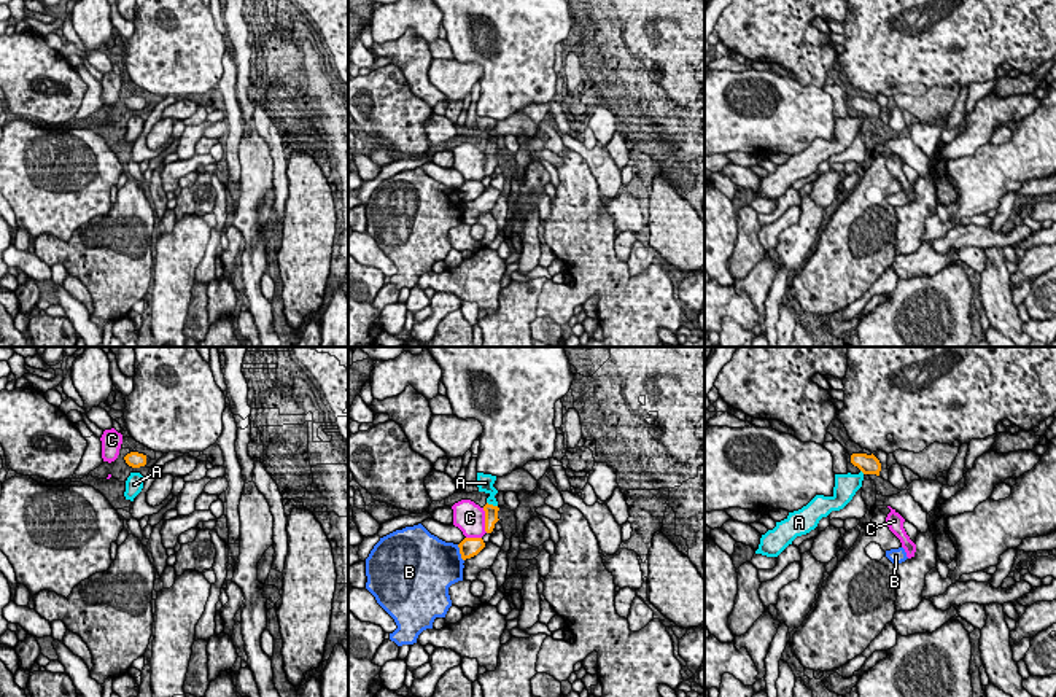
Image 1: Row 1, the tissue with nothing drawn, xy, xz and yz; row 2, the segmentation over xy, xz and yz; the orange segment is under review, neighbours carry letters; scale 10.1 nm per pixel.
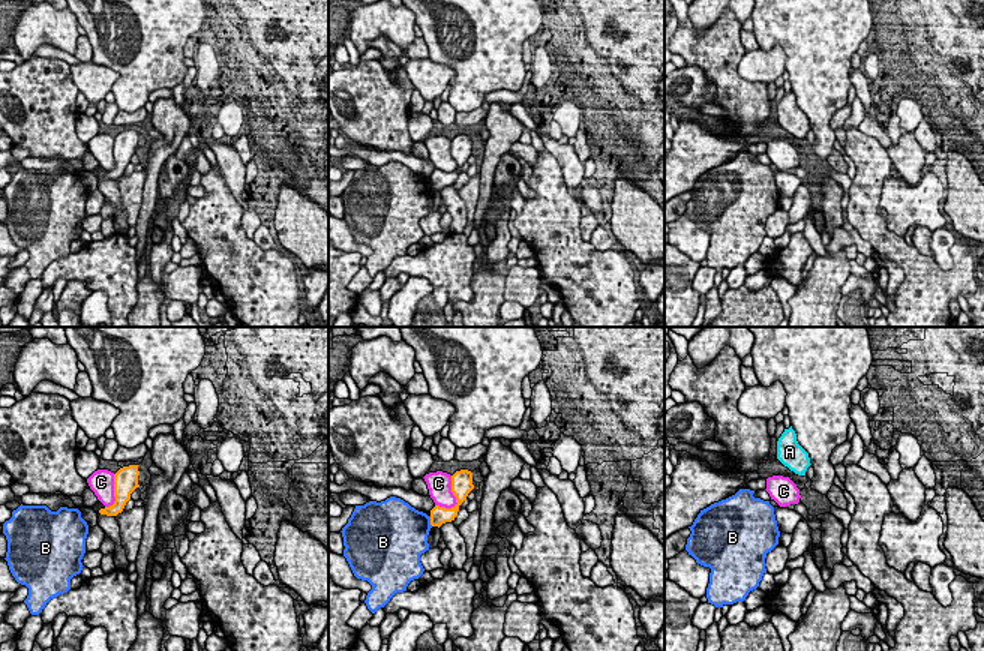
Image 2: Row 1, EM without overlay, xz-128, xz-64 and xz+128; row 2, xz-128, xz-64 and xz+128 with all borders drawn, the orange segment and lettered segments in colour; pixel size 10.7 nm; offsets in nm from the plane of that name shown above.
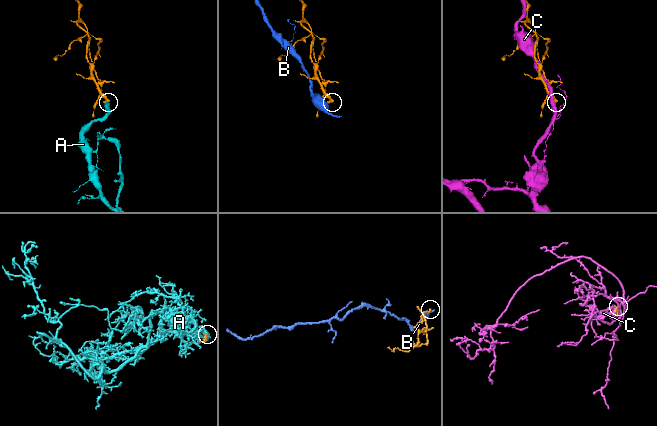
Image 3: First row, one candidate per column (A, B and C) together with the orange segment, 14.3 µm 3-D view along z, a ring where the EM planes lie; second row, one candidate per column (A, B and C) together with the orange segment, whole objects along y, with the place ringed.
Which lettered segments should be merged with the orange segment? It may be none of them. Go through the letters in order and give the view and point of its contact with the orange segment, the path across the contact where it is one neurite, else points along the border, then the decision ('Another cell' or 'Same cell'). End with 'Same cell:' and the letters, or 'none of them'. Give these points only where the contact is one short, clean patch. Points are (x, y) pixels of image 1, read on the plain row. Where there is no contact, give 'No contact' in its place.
A: Touches orange at xz (492, 148). Path across: xz (490, 155), (492, 148), (492, 134), (485, 126). Same cell
B: Touches orange at xz (460, 196). Boundary: xz (457, 188), (463, 204). Another cell
C: Touches orange at xz (485, 164). Another cell
Same cell: A

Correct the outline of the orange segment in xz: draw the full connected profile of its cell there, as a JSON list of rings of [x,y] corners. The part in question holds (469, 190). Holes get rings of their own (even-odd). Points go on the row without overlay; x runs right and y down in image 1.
[[[464,181],[458,191],[461,202],[466,204],[477,199],[485,191],[485,186],[482,181]]]

